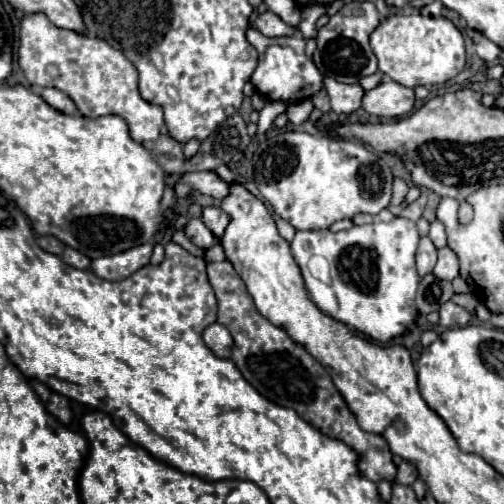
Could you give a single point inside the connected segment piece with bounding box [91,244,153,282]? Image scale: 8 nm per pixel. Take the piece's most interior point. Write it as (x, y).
(117, 266)

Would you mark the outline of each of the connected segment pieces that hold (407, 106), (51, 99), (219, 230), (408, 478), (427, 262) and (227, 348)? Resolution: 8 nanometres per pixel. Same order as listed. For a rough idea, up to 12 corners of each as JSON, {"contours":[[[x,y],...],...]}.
{"contours":[[[383,80],[363,96],[363,110],[379,118],[411,112],[415,94]],[[43,88],[41,96],[65,114],[77,114],[75,102],[57,88]],[[215,206],[203,208],[201,220],[219,238],[229,216]],[[409,462],[397,466],[395,482],[409,486],[417,480],[417,470]],[[423,236],[417,248],[417,272],[425,276],[433,270],[437,248]],[[211,324],[203,340],[217,358],[229,358],[233,338],[223,324]]]}

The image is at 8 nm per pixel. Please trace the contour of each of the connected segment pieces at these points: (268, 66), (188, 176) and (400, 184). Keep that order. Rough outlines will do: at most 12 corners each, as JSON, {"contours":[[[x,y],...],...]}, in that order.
{"contours":[[[301,36],[267,38],[251,84],[265,98],[301,102],[323,88]],[[185,172],[179,182],[215,200],[227,196],[229,184],[215,172]],[[395,178],[391,204],[403,204],[407,196],[407,184]]]}

